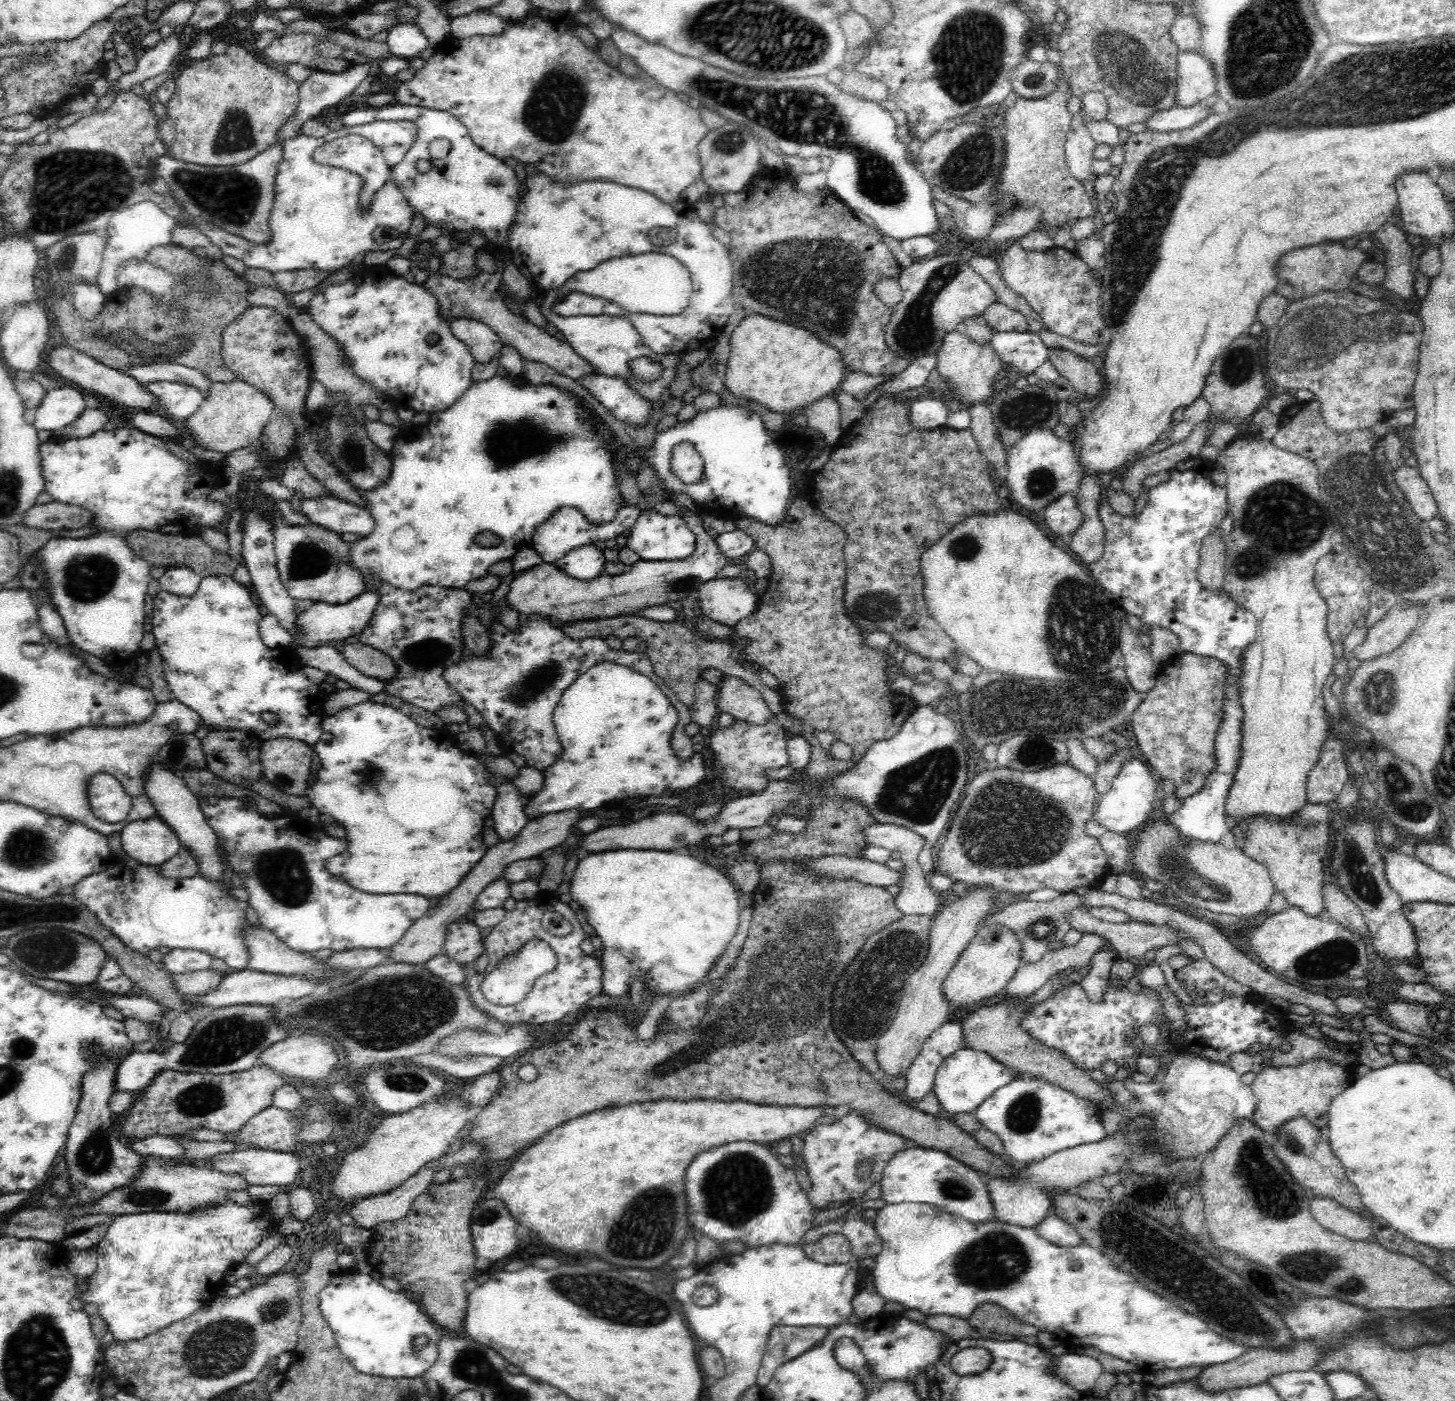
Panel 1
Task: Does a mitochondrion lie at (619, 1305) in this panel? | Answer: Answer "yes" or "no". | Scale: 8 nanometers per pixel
yes

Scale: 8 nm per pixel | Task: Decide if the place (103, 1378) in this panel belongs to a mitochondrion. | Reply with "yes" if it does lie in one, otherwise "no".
no

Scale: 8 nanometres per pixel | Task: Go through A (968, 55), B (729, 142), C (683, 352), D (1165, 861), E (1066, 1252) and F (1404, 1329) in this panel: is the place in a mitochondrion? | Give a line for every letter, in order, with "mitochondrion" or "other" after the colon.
A: mitochondrion
B: mitochondrion
C: other
D: mitochondrion
E: other
F: mitochondrion

